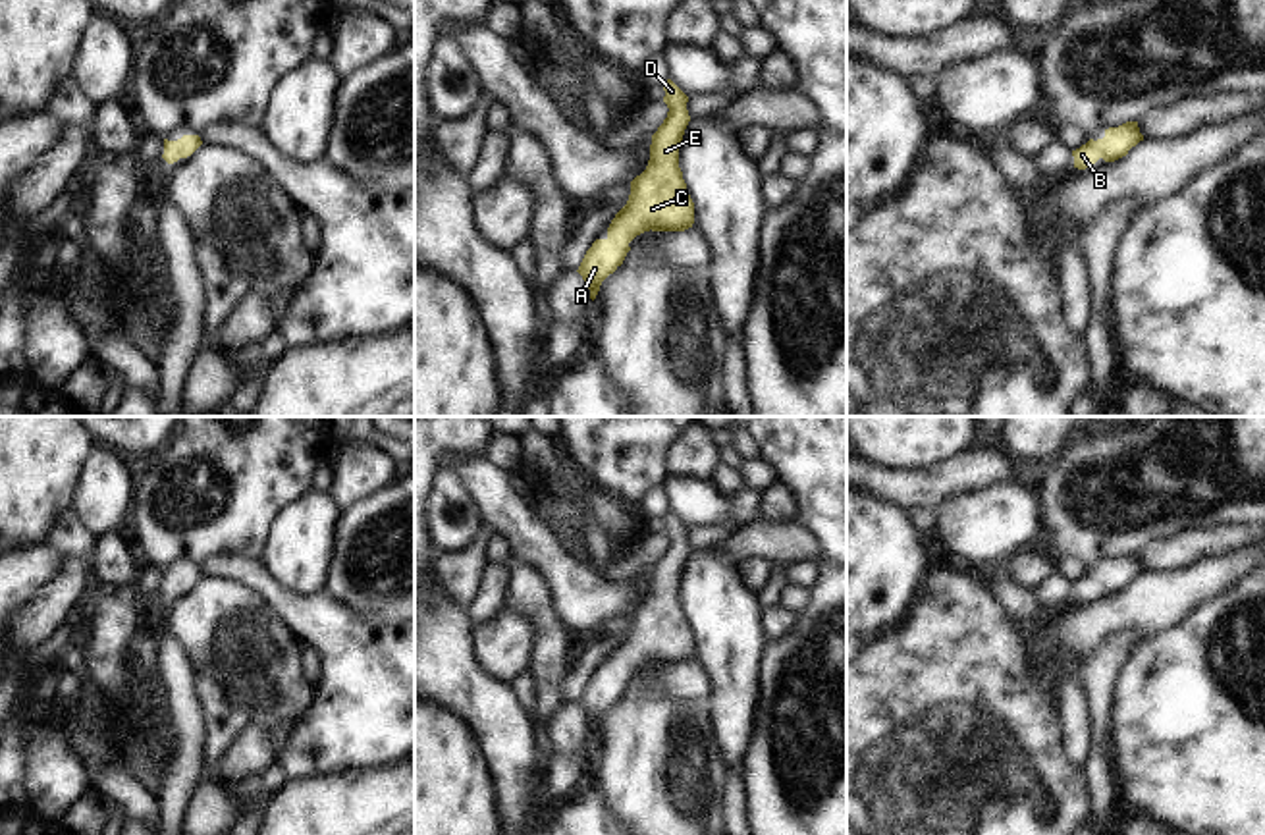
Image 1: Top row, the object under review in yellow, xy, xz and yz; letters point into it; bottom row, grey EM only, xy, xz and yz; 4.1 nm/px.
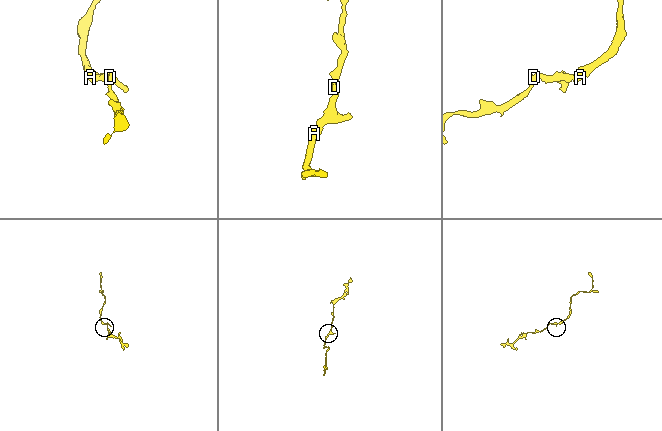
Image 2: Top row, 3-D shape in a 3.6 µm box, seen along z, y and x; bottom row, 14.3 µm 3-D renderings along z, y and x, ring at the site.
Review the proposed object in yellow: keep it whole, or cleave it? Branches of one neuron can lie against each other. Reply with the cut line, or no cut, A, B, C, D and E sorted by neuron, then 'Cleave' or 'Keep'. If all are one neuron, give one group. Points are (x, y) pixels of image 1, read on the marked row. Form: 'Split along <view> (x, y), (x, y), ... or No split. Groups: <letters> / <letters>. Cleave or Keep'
No split. Groups: A B C D E. Keep.

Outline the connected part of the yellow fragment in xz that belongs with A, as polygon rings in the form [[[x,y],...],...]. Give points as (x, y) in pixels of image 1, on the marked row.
[[[671,81],[663,83],[669,112],[652,135],[646,170],[631,181],[627,204],[615,214],[606,239],[586,251],[579,274],[594,301],[602,282],[631,251],[629,243],[644,231],[685,231],[694,224],[694,202],[679,168],[679,147],[690,121],[688,96]]]

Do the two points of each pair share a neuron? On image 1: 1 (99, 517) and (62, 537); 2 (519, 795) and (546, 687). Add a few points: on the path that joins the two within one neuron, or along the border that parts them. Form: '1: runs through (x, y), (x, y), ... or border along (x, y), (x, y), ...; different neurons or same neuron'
1: border along (72, 508), (97, 537); different neurons
2: border along (527, 710), (535, 722); different neurons

